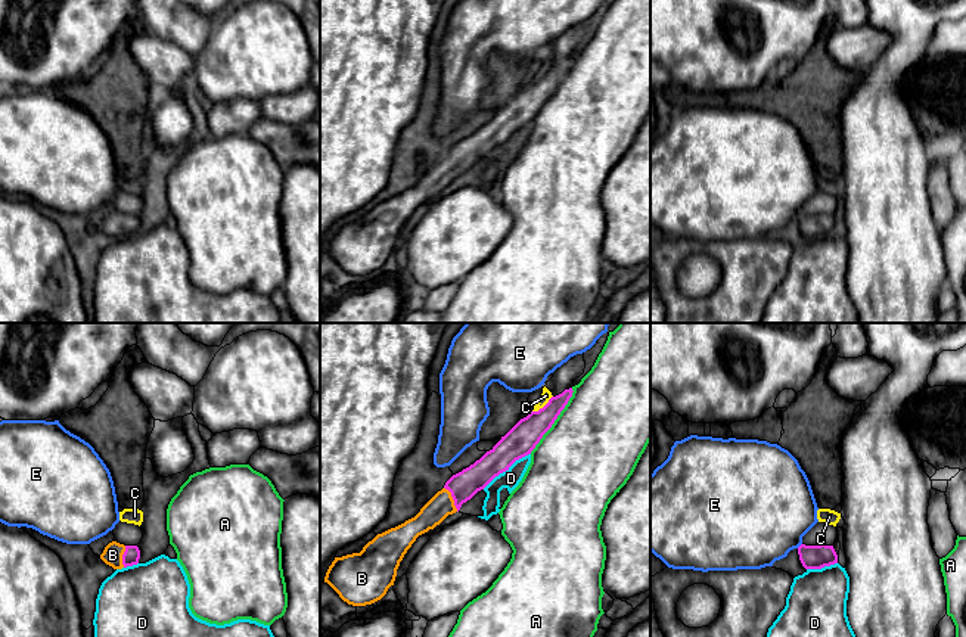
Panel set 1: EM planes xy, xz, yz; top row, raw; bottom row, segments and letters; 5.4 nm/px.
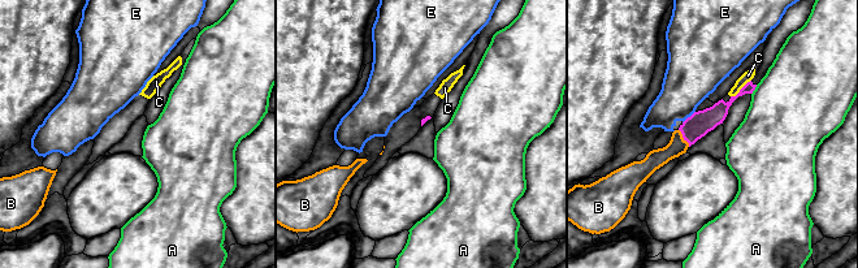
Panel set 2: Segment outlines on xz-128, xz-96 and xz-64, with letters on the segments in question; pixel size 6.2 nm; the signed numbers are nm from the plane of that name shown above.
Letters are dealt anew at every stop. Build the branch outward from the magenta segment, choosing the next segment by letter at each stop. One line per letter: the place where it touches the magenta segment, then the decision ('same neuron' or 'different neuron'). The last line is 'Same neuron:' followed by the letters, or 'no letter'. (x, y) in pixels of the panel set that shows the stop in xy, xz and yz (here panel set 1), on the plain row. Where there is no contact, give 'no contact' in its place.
A: xz (555, 89) | different neuron
B: xz (453, 168) | same neuron
C: xz (544, 75) | different neuron
D: xz (506, 139) | different neuron
E: yz (800, 216) | different neuron
Same neuron: B

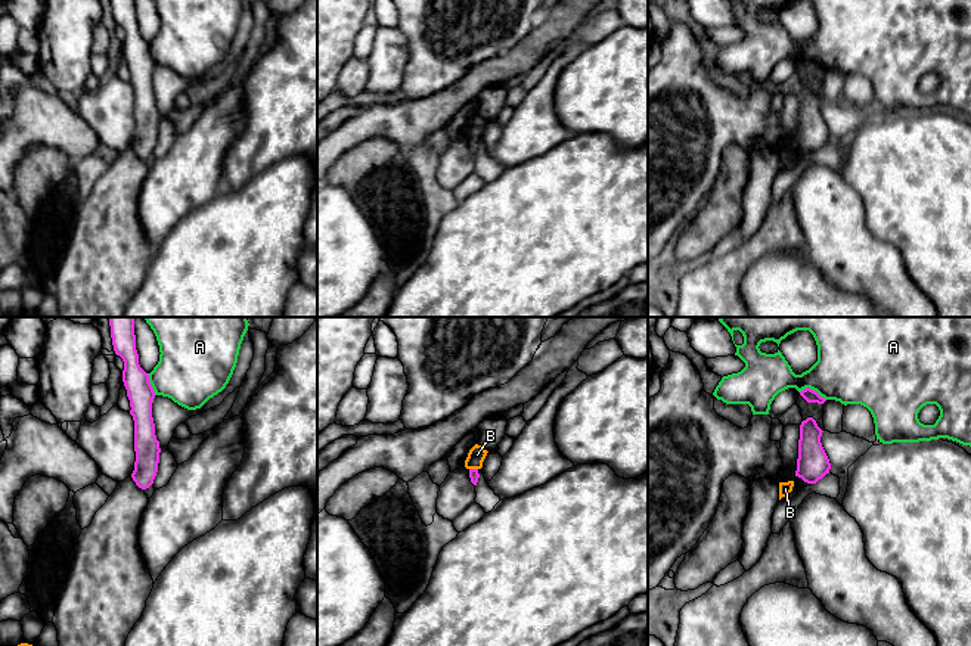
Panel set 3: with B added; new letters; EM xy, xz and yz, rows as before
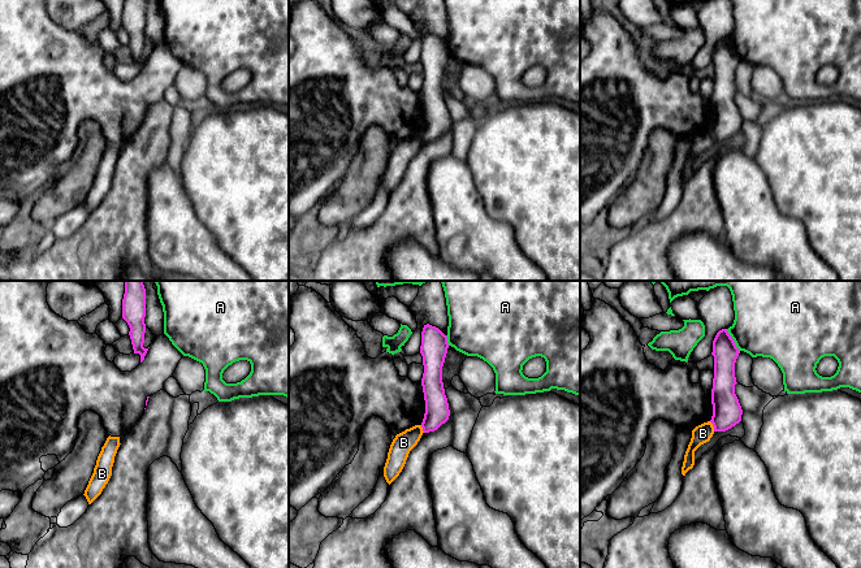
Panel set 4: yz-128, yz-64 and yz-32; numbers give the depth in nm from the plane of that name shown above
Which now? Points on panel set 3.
A: yz (812, 59) | different neuron
B: xz (474, 139) | different neuron
Same neuron: no letter

